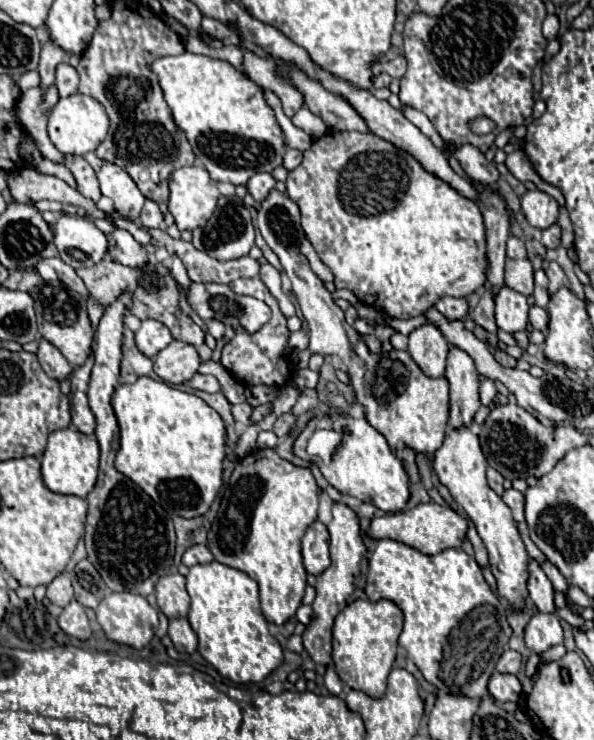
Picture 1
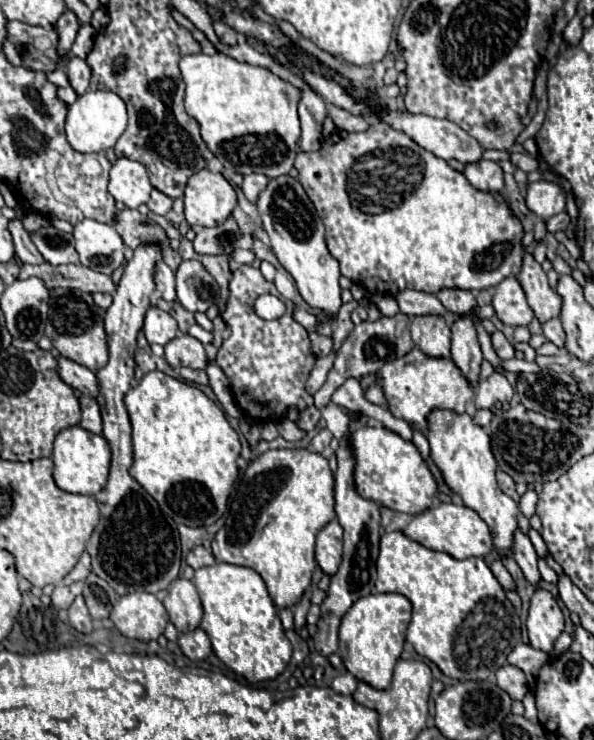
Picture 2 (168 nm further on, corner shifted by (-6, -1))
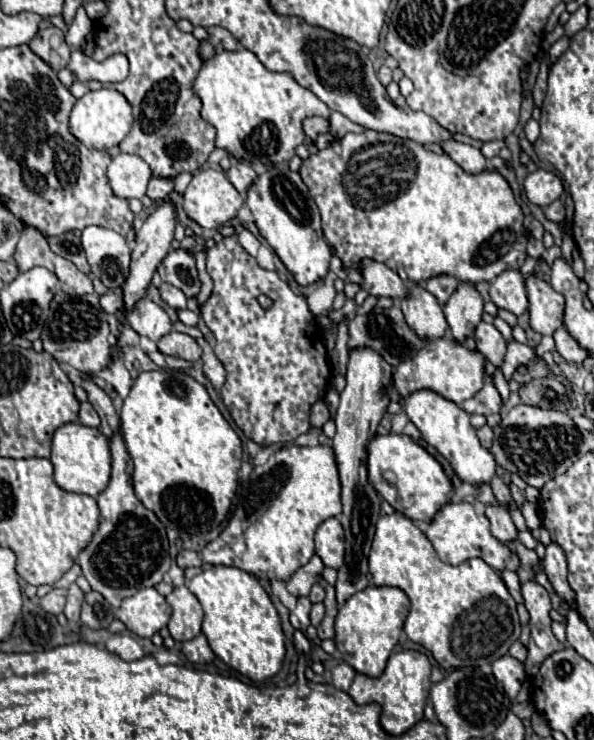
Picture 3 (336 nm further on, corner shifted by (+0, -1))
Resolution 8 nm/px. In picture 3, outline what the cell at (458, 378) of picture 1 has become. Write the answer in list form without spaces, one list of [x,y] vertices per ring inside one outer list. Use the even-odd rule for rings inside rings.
[[[461,283],[443,307],[443,313],[453,341],[463,343],[467,337],[473,337],[473,329],[481,321],[483,299],[471,283]]]

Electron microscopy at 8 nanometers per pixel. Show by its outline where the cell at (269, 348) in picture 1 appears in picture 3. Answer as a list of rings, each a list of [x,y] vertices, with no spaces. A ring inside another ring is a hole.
[[[235,235],[225,237],[209,249],[207,273],[211,275],[215,287],[213,295],[201,305],[201,315],[217,339],[215,355],[223,363],[227,373],[221,397],[237,427],[241,427],[243,433],[259,445],[285,443],[301,433],[307,433],[311,427],[309,409],[317,399],[323,397],[331,371],[327,367],[327,351],[323,347],[319,325],[307,309],[305,297],[295,295],[285,281],[279,281],[279,275],[275,271],[261,269],[257,261],[249,257],[249,253],[237,243]],[[261,293],[273,299],[273,307],[269,311],[263,311],[257,303],[257,297]]]

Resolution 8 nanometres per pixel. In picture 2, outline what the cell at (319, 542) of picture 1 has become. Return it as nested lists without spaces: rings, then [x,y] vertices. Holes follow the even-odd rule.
[[[337,519],[329,521],[317,535],[315,559],[325,575],[335,575],[343,553],[343,527]]]

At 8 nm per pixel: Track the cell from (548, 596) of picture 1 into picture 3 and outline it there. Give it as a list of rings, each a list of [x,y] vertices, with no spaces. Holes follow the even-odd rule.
[[[487,507],[485,511],[487,519],[491,521],[491,533],[497,541],[501,543],[509,543],[513,539],[517,539],[517,529],[509,515],[509,511],[505,507]]]

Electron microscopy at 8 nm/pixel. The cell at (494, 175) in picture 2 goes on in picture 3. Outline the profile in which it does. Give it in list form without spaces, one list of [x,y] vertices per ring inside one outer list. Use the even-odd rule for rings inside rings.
[[[443,141],[441,147],[445,149],[445,153],[465,171],[471,175],[483,173],[487,171],[487,159],[483,157],[483,153],[471,145],[463,145],[459,141]]]

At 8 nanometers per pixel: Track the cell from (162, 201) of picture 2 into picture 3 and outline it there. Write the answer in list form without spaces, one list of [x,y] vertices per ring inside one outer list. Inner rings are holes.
[[[151,179],[149,181],[149,189],[147,189],[147,197],[155,203],[161,203],[163,199],[169,197],[169,193],[173,191],[173,181],[171,179]]]

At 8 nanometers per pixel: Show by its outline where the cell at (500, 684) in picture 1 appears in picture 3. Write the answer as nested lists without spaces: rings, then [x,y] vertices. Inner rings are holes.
[[[505,655],[505,657],[501,657],[493,663],[493,675],[497,677],[497,681],[503,683],[503,689],[507,693],[507,697],[515,699],[517,693],[521,691],[521,681],[525,679],[523,663]]]

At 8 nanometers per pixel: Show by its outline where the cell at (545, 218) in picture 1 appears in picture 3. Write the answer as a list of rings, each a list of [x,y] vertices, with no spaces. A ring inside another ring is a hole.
[[[537,169],[535,173],[529,173],[525,179],[525,195],[531,203],[539,205],[541,209],[545,205],[551,205],[553,201],[557,201],[563,193],[563,183],[561,179],[545,169]]]

